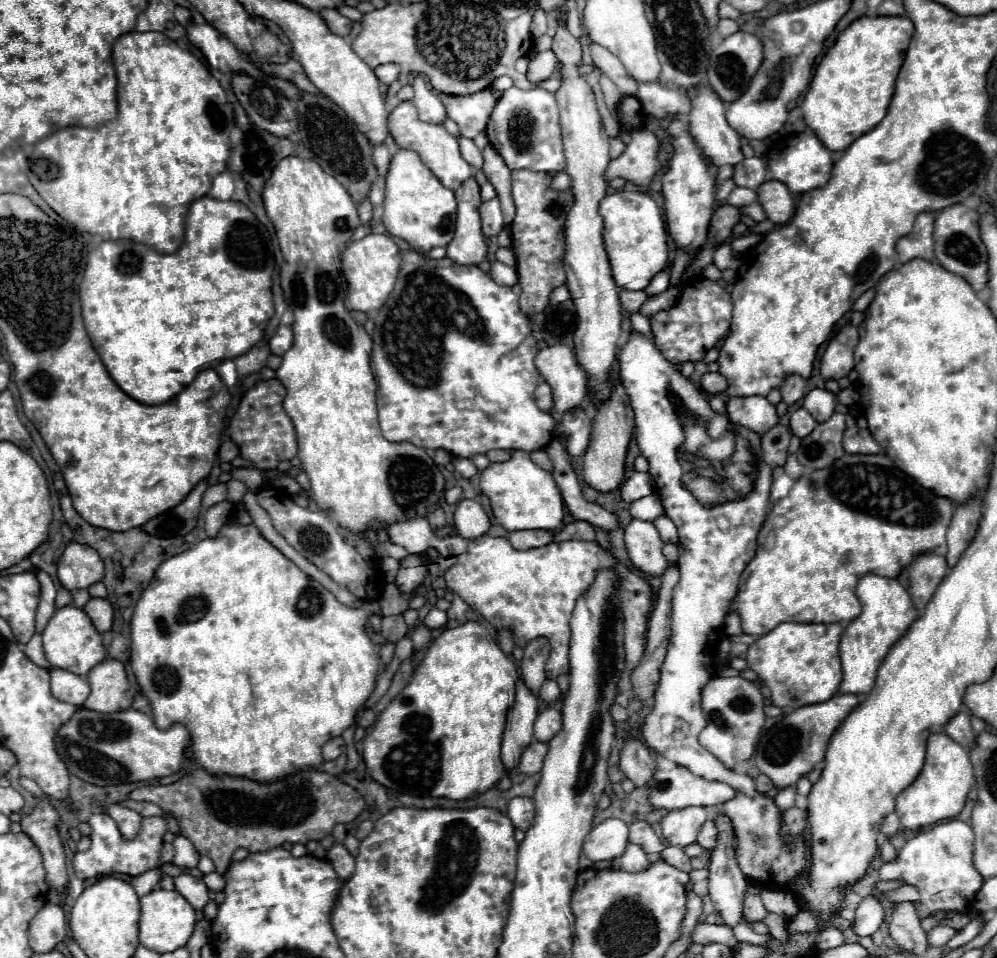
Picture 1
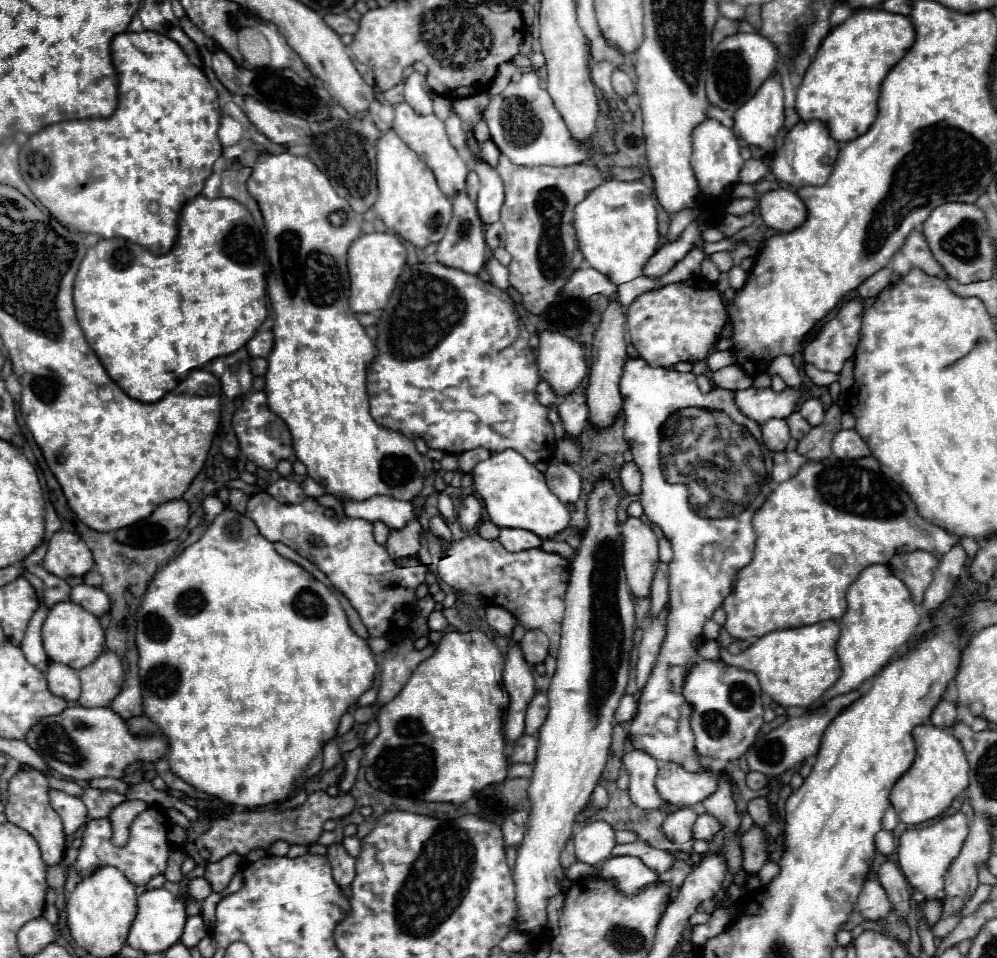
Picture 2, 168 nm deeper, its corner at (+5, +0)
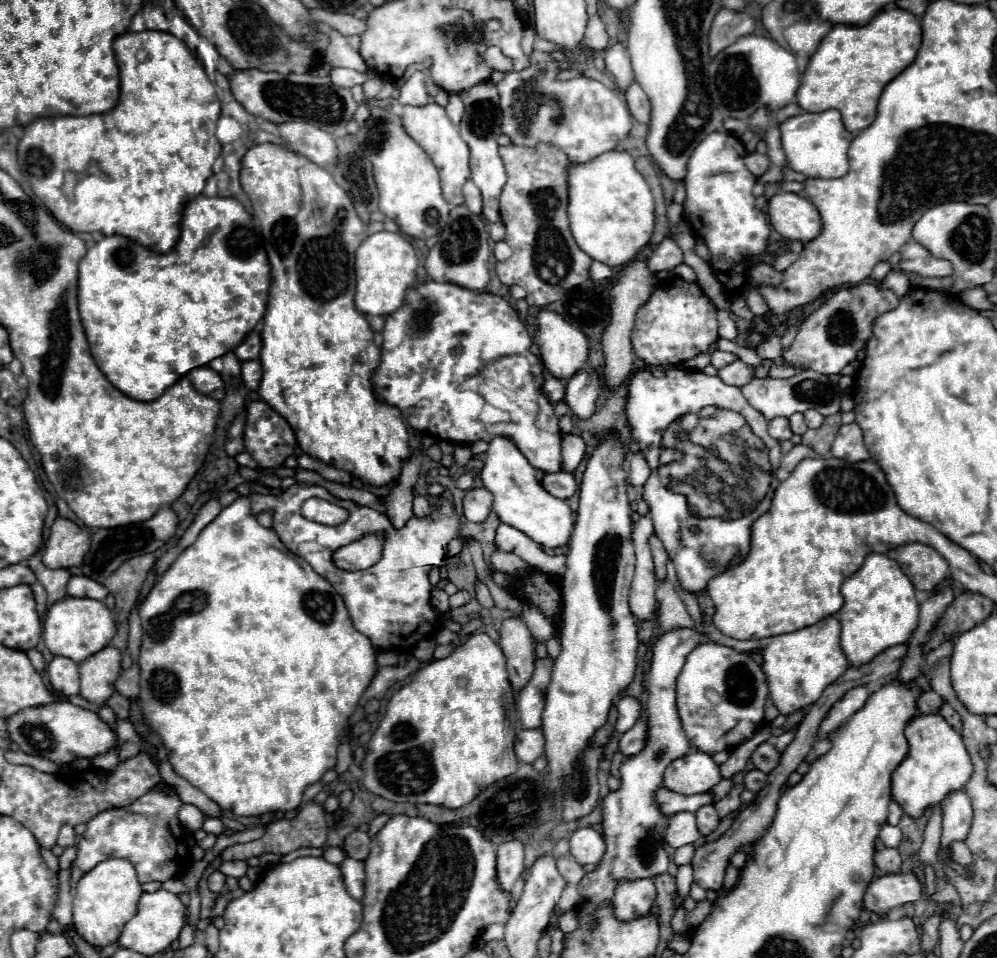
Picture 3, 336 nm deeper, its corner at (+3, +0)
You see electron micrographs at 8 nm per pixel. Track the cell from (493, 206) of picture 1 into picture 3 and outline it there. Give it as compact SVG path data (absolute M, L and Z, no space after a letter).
M481 82L477 86L471 86L463 92L459 92L459 98L465 104L465 116L459 124L459 130L461 130L461 136L471 150L471 180L479 186L479 190L483 194L483 216L489 222L497 222L499 220L499 194L503 190L503 184L507 182L505 166L503 166L503 160L497 152L497 148L499 148L497 138L501 136L499 94L497 94L495 84Z

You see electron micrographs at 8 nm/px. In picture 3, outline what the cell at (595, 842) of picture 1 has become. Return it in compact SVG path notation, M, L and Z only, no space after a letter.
M579 828L569 838L571 854L573 858L585 866L585 864L597 864L605 852L603 834L595 828Z

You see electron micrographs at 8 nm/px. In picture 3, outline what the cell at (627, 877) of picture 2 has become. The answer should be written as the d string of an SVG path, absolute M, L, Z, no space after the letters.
M651 880L623 882L615 890L613 914L621 922L631 922L641 916L649 916L655 902L655 886Z

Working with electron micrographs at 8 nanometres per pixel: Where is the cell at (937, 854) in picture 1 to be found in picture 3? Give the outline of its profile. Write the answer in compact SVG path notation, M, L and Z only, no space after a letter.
M965 790L949 792L945 800L941 802L941 812L943 812L941 848L949 848L951 842L965 840L971 828L973 810L971 810L971 800L965 794Z

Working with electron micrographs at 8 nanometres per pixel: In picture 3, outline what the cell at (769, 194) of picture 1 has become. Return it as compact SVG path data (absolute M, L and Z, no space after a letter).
M775 194L769 200L769 220L787 240L811 242L821 232L821 216L817 208L799 194Z

